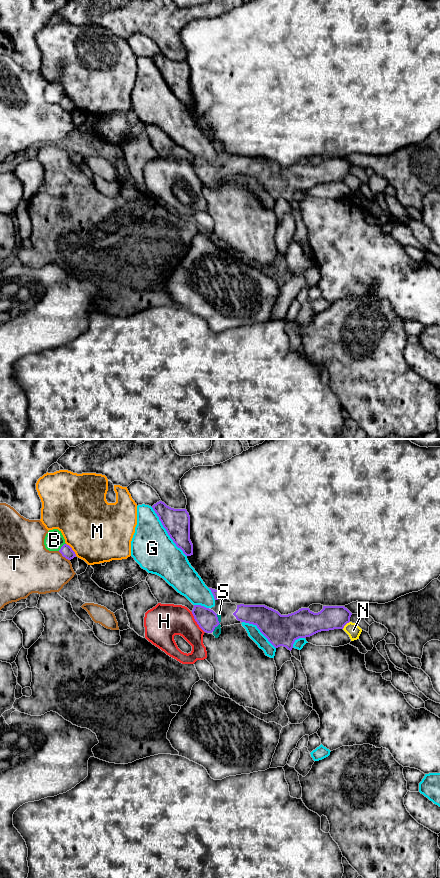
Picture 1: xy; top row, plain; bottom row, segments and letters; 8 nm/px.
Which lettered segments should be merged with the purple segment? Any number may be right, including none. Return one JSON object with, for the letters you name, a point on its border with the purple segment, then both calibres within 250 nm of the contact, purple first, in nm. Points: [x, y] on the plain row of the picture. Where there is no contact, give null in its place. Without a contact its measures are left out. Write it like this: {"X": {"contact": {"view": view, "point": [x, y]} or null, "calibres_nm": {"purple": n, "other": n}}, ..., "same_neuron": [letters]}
{"S": {"contact": {"view": "xy", "point": [219, 175]}, "calibres_nm": {"purple": 170, "other": 30}}, "same_neuron": ["S"]}

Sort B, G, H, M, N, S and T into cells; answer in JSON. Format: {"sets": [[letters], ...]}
{"sets": [["B"], ["G"], ["H"], ["M"], ["N"], ["S"], ["T"]]}

